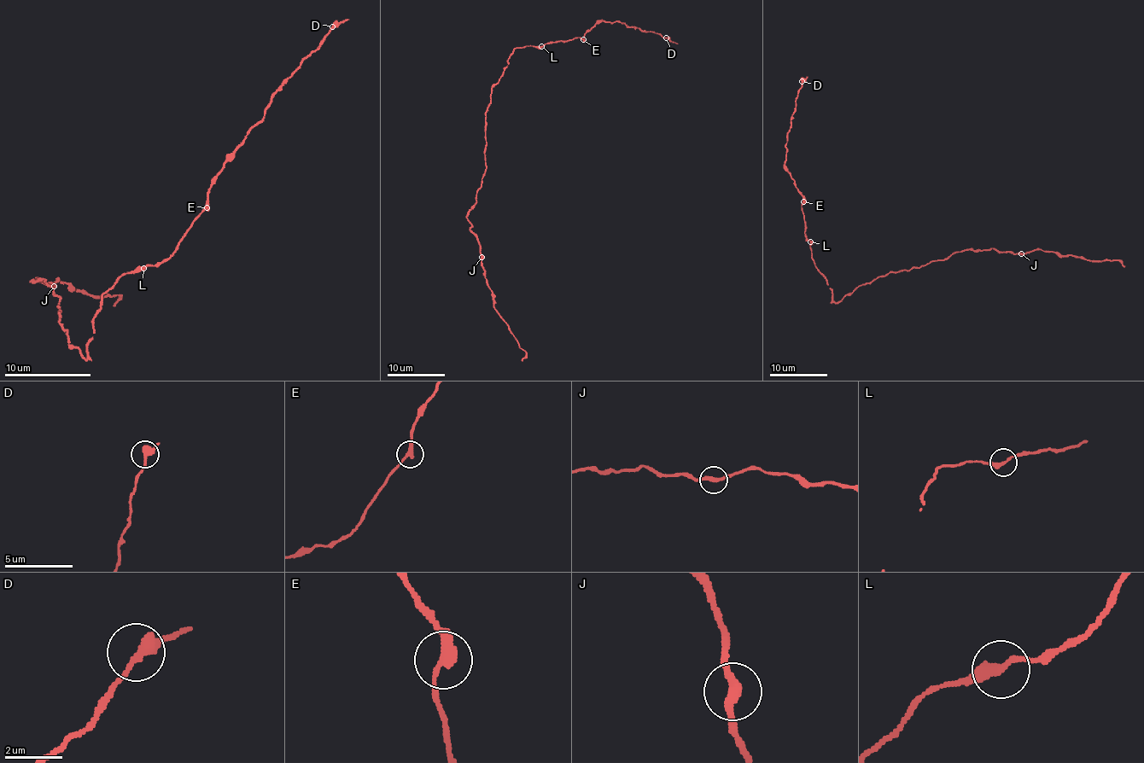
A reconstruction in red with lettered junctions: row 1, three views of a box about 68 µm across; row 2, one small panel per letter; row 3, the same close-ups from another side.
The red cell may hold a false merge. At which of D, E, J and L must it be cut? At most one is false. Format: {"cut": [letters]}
{"cut": ["J"]}

